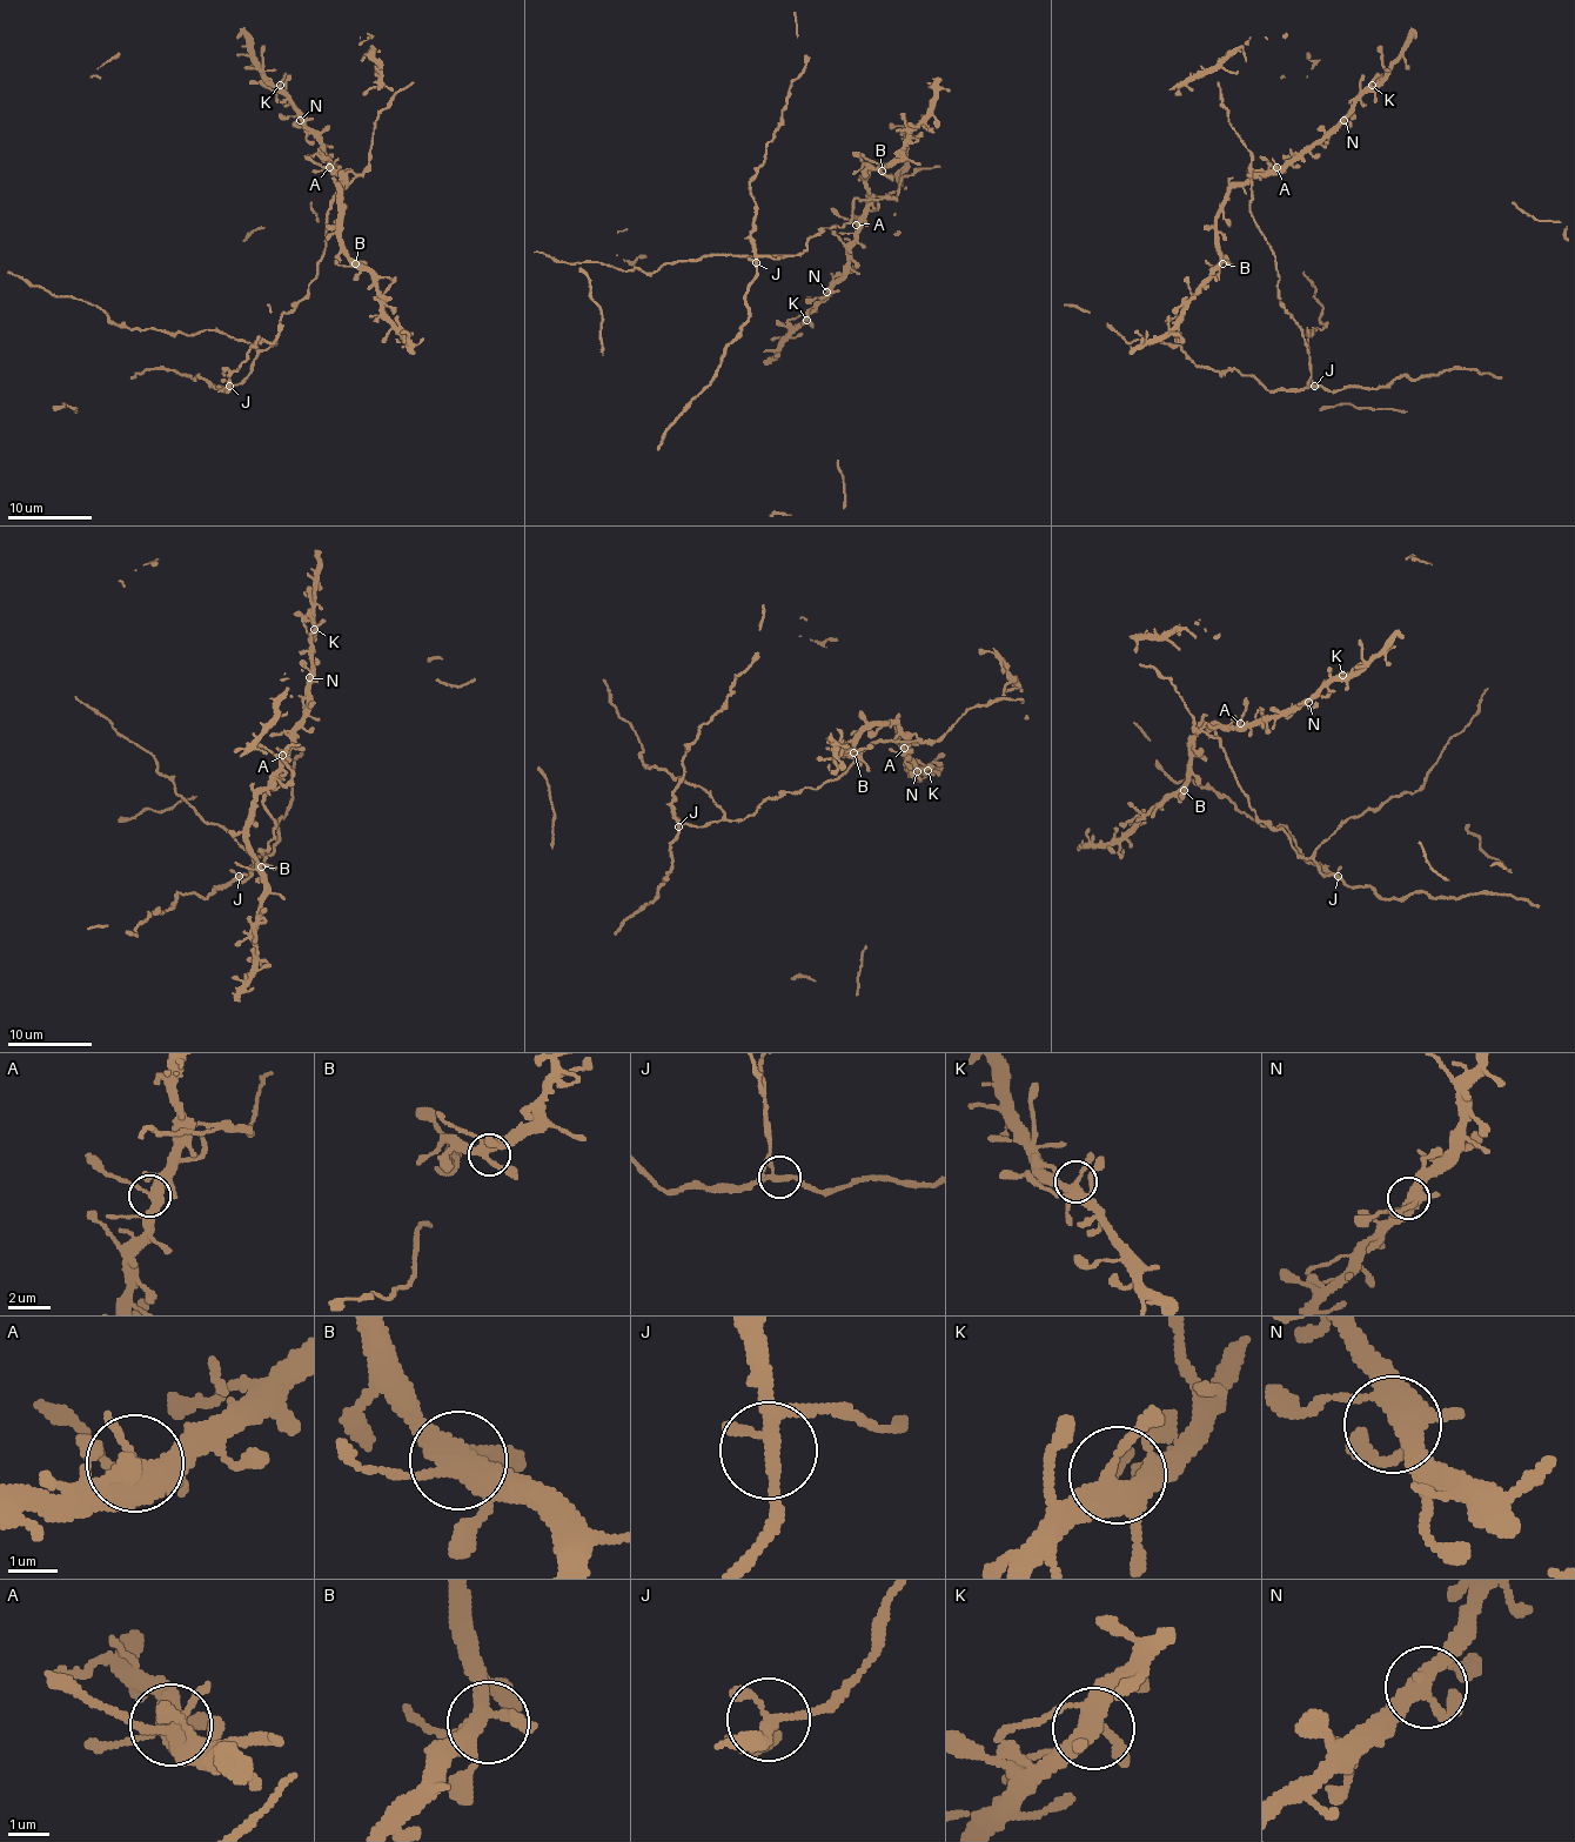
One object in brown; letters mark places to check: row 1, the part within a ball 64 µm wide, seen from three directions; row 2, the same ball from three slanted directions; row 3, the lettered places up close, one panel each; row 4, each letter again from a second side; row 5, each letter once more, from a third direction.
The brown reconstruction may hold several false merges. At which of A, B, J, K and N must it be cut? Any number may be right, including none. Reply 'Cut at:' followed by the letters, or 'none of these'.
Cut at: none of these

